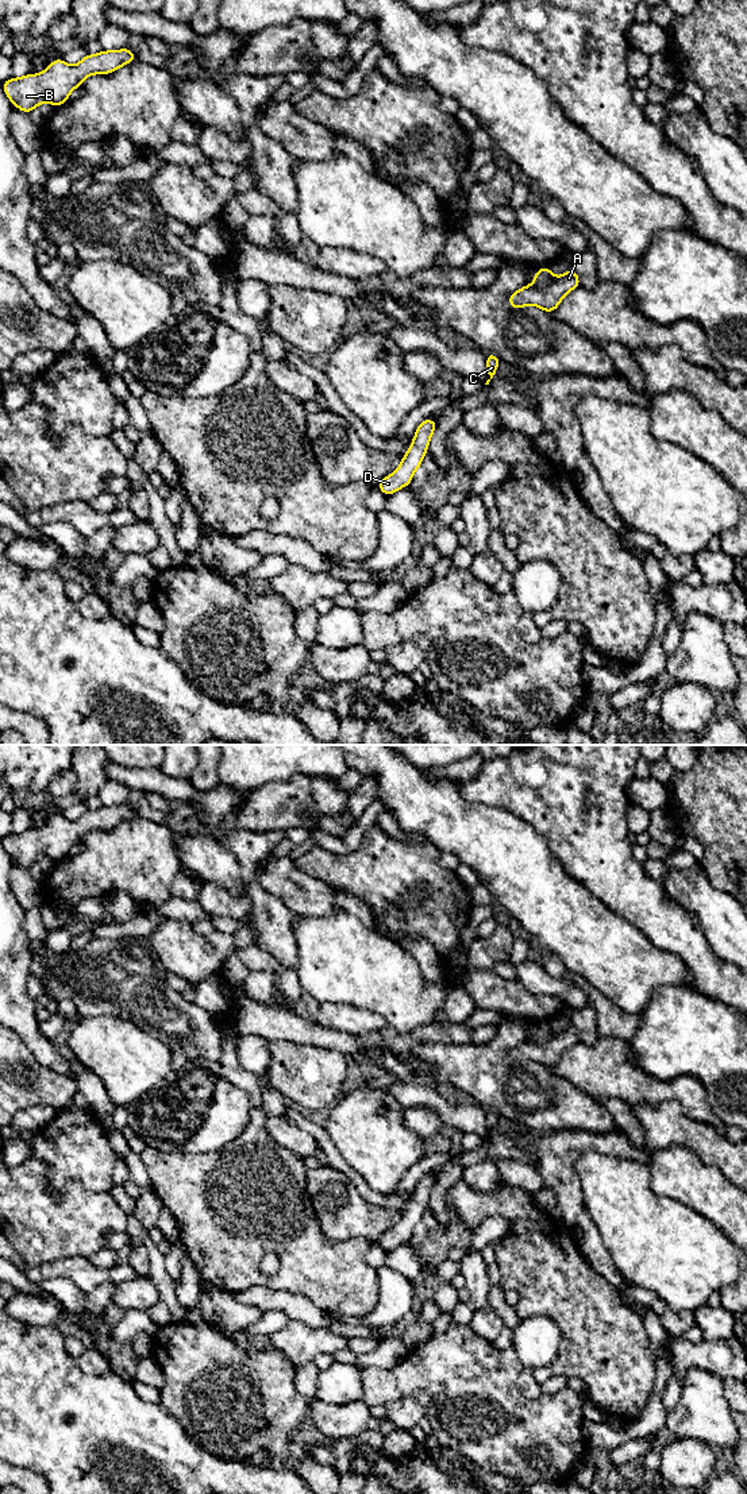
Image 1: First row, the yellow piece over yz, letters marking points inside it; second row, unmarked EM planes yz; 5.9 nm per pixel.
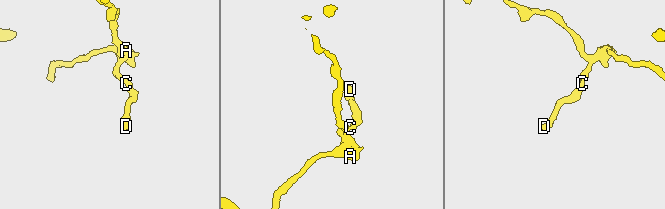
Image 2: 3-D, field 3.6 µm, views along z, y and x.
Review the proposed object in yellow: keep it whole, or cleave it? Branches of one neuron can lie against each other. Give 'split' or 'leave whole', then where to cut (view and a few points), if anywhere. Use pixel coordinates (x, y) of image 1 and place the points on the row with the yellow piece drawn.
split; cut yz (557, 278), (542, 289), (531, 286)

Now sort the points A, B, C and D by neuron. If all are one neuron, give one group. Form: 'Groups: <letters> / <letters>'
Groups: A B / C D

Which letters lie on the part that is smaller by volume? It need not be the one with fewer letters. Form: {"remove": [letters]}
{"remove": ["C", "D"]}

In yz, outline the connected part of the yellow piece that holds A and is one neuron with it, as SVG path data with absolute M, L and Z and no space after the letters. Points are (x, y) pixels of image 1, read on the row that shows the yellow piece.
M570 267L563 275L551 282L546 289L535 289L532 286L523 286L508 297L508 302L513 309L523 309L531 304L542 310L554 312L562 298L581 285L579 277Z

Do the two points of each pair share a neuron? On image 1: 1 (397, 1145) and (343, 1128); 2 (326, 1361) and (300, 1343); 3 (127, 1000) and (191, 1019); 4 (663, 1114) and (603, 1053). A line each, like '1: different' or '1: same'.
1: same
2: different
3: same
4: different

